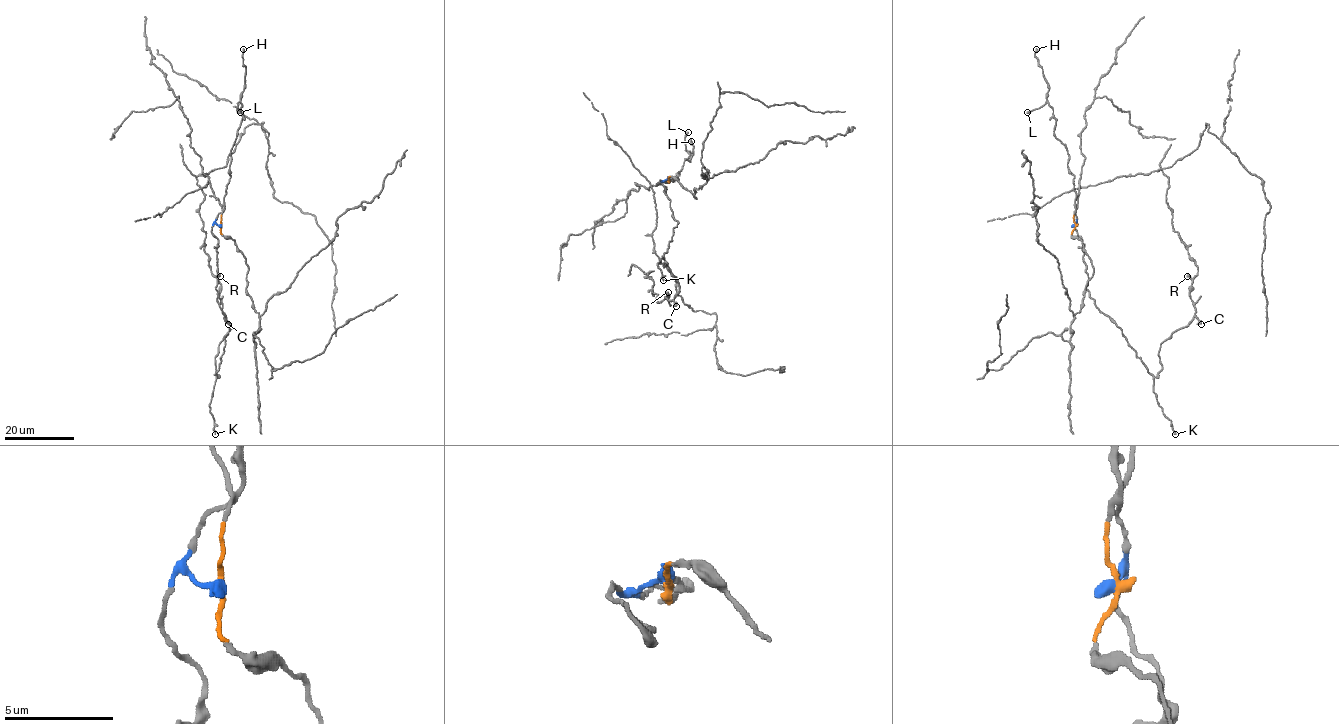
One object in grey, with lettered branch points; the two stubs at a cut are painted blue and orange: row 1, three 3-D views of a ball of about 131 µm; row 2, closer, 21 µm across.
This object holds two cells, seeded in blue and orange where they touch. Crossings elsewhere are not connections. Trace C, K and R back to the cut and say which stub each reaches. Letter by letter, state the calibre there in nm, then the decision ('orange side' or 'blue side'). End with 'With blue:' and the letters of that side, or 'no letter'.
C: calibre 480 nm; blue side
K: calibre 190 nm; blue side
R: calibre 500 nm; blue side
With blue: C, K, R

